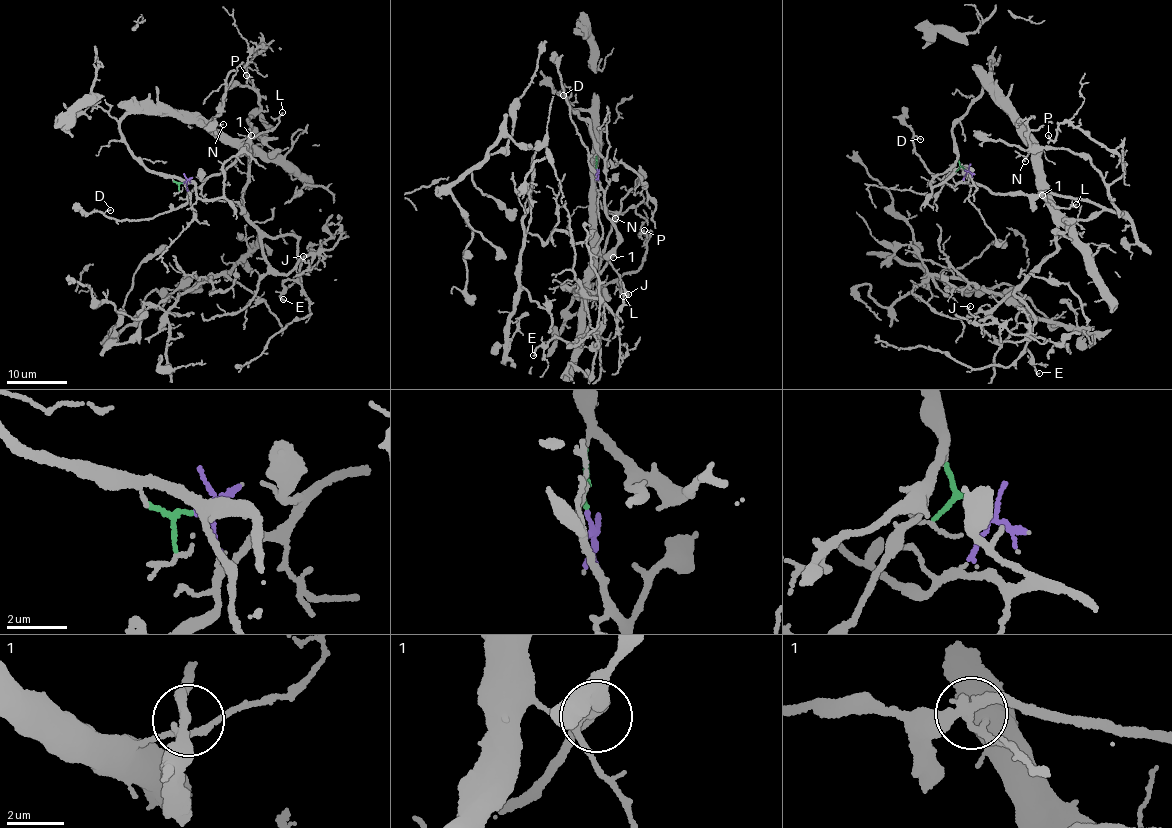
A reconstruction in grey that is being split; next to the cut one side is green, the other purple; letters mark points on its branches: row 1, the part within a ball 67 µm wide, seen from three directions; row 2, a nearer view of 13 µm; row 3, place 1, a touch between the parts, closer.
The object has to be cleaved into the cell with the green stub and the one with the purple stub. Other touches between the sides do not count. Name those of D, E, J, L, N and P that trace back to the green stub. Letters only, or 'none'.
E, J, L

